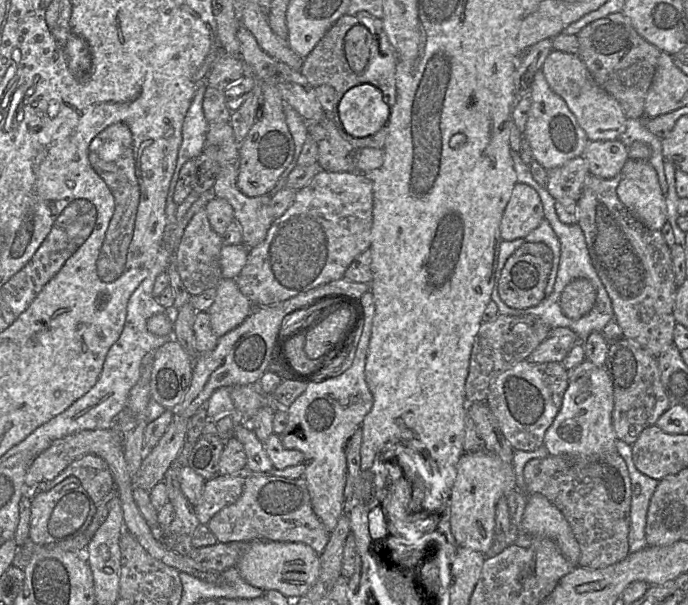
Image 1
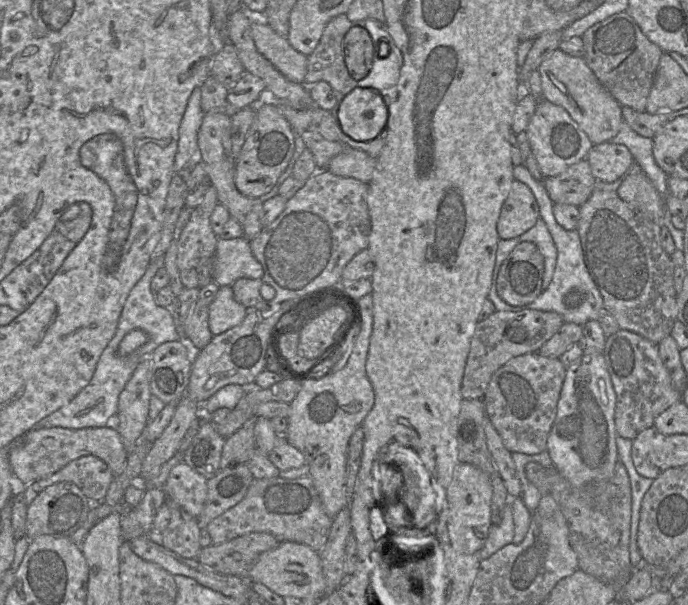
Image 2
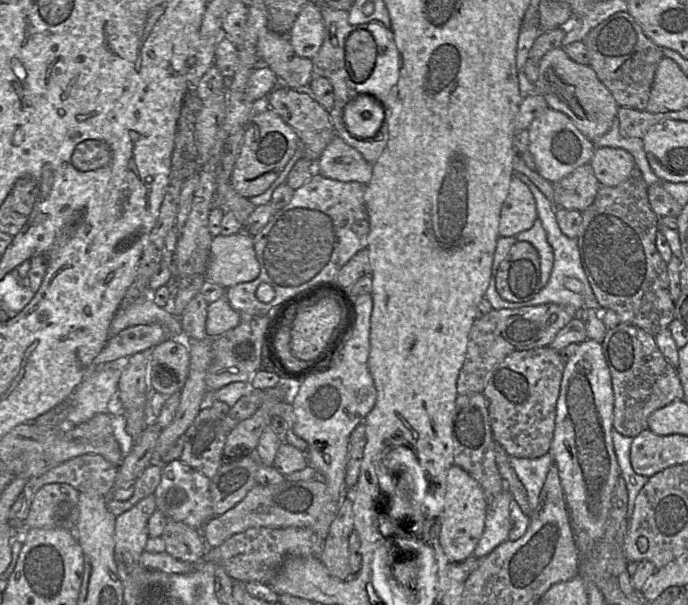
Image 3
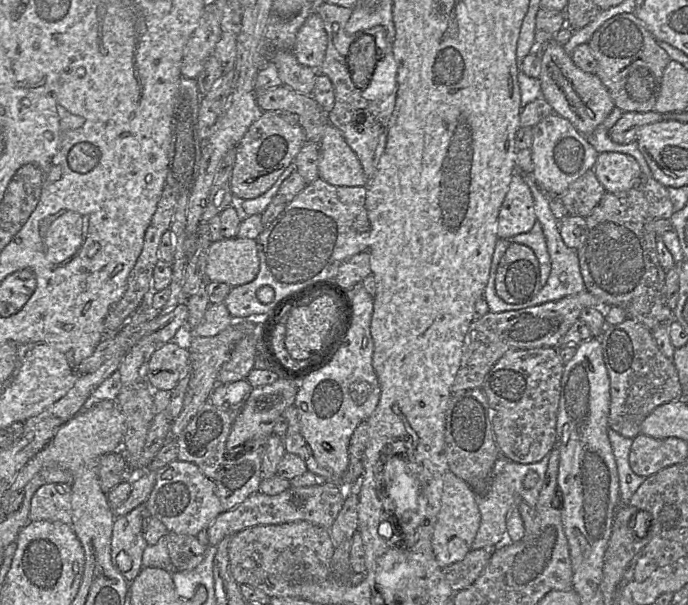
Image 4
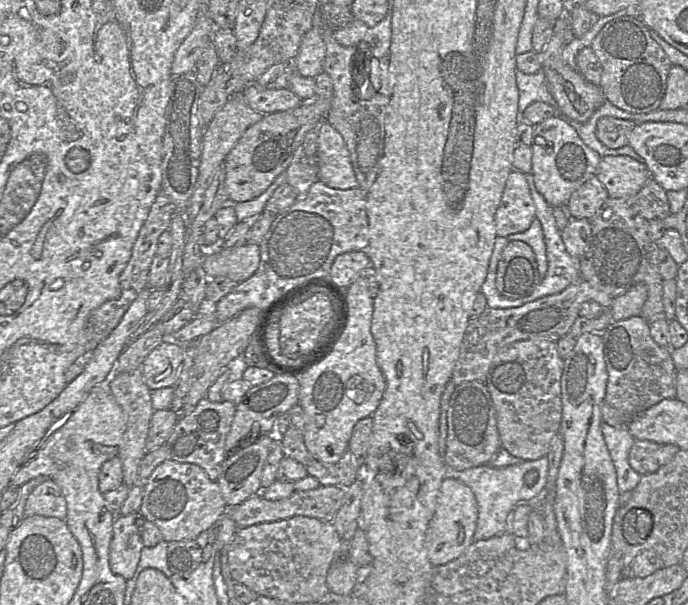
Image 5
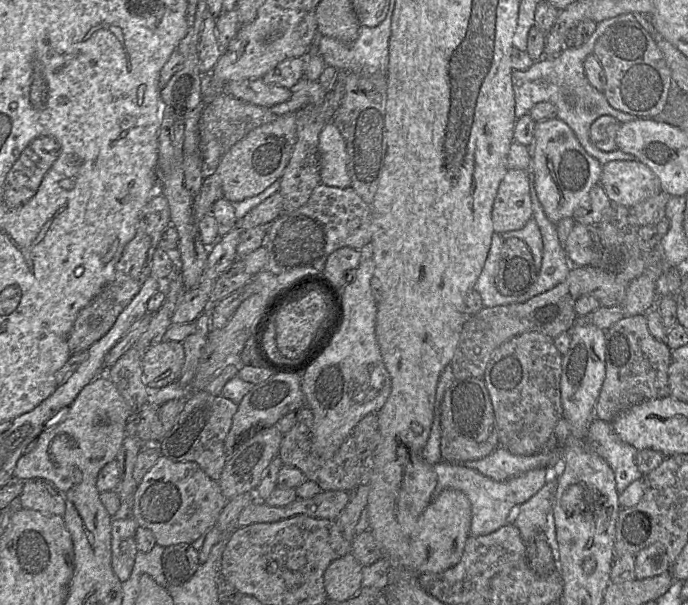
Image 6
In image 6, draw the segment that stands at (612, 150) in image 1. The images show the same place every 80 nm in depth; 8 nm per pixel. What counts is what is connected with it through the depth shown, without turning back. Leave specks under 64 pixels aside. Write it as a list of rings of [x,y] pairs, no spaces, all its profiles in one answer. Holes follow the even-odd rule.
[[[639,160],[609,161],[602,167],[599,183],[604,188],[610,201],[628,208],[662,192],[657,176]]]

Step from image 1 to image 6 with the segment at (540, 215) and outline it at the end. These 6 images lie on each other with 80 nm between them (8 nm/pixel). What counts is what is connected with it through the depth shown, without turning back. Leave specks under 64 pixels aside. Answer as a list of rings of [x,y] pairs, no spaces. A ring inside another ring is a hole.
[[[508,169],[492,209],[494,232],[504,233],[522,229],[533,216],[528,171]]]

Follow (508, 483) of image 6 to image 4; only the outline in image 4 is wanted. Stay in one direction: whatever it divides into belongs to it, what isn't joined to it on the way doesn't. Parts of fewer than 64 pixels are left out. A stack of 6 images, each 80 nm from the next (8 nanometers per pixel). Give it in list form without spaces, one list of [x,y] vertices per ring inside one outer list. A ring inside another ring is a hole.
[[[549,455],[543,457],[536,463],[518,463],[509,459],[498,461],[495,466],[489,491],[484,496],[478,496],[478,506],[481,515],[480,526],[472,544],[472,549],[496,548],[502,542],[507,531],[507,521],[509,511],[513,506],[518,506],[524,501],[529,506],[535,508],[539,494],[543,486],[544,478],[549,463]],[[534,471],[538,474],[538,481],[532,488],[524,487],[523,480],[528,472]]]

